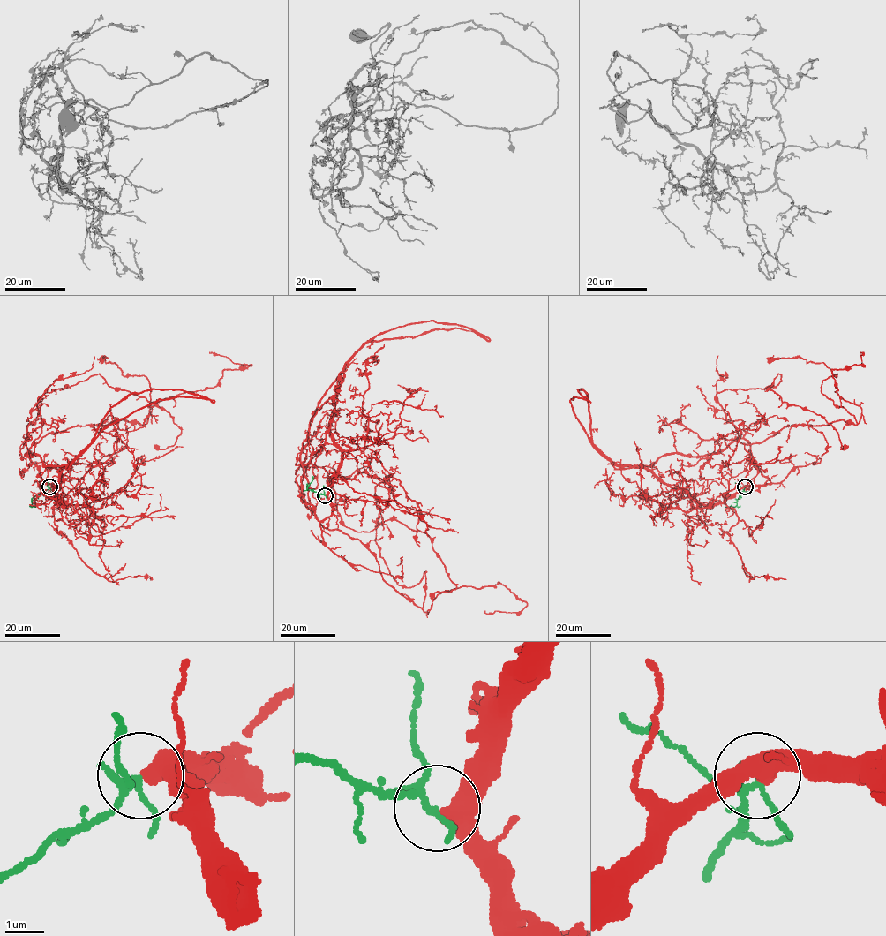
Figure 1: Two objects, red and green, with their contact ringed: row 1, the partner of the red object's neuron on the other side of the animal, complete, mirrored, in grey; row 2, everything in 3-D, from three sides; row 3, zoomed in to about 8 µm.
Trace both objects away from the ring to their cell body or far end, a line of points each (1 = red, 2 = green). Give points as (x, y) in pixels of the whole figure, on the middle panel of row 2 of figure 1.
1: (325, 495), (319, 521), (297, 458), (319, 522), (425, 612), (499, 582), (527, 605), (484, 611)
2: (325, 495), (307, 488), (312, 476)

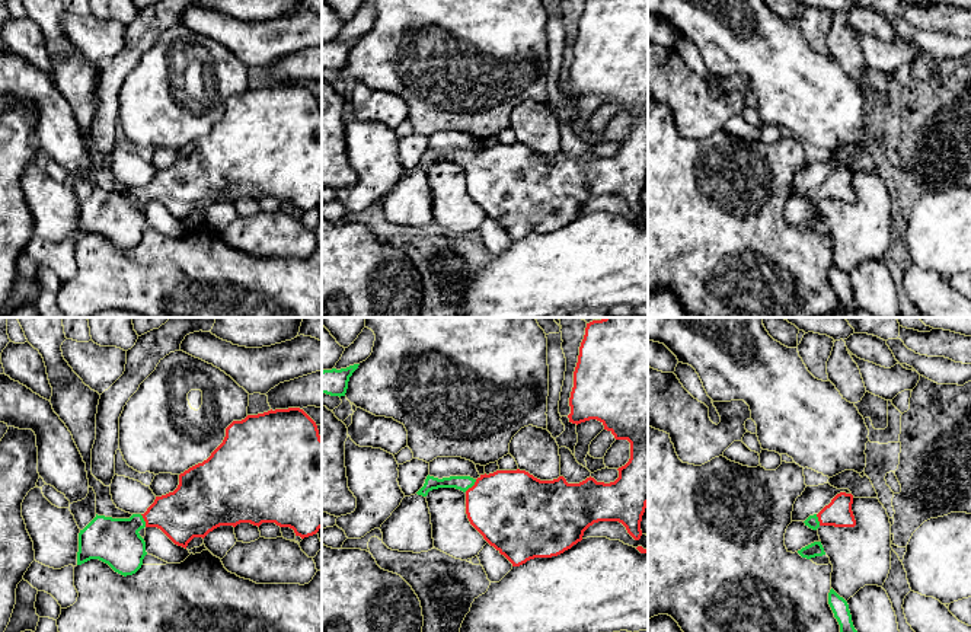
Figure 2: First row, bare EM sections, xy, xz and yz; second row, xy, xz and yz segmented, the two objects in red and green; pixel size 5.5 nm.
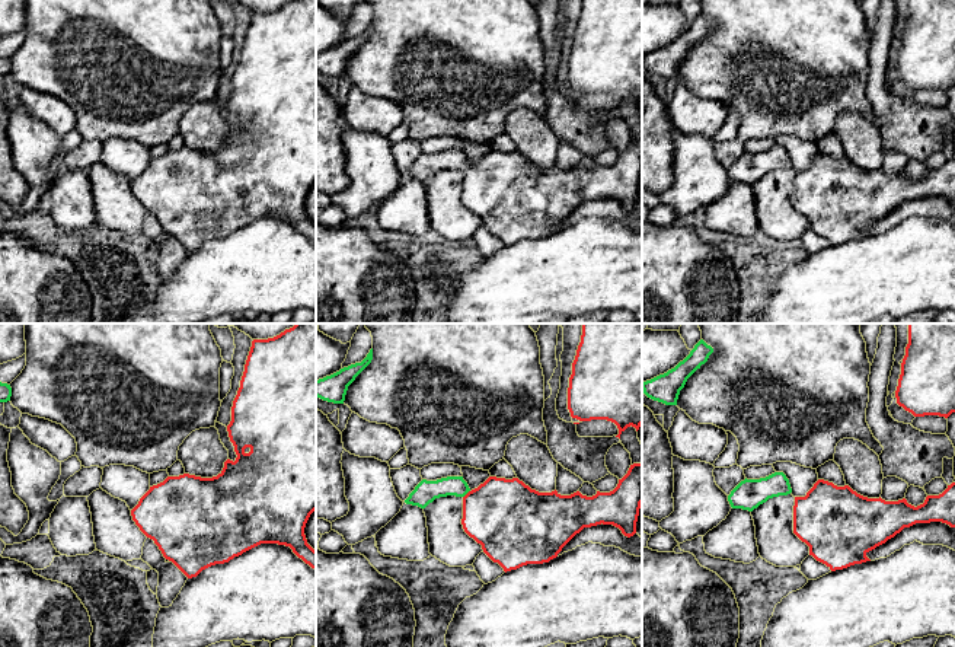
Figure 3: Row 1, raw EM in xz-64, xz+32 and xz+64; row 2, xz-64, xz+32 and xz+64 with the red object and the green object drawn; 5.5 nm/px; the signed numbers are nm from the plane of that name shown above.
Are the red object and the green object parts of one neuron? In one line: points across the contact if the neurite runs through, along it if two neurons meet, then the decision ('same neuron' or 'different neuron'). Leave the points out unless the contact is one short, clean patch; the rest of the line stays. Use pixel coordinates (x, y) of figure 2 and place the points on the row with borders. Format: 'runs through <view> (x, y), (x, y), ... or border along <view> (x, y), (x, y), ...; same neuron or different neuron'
runs through xz (511, 508), (472, 487), (459, 482); same neuron

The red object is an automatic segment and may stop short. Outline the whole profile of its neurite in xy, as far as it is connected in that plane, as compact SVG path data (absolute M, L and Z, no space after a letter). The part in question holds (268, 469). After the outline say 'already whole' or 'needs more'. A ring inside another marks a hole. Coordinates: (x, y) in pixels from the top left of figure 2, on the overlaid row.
M300 408L275 409L258 415L247 415L233 421L226 428L223 443L211 456L179 475L179 485L173 492L156 497L144 514L130 518L98 516L79 533L77 565L90 559L108 564L115 572L127 577L135 574L147 555L146 542L140 536L144 527L160 529L175 545L186 549L194 537L205 537L220 526L236 527L240 523L261 526L275 523L290 527L301 539L313 536L322 527L322 438L316 422Z; needs more

